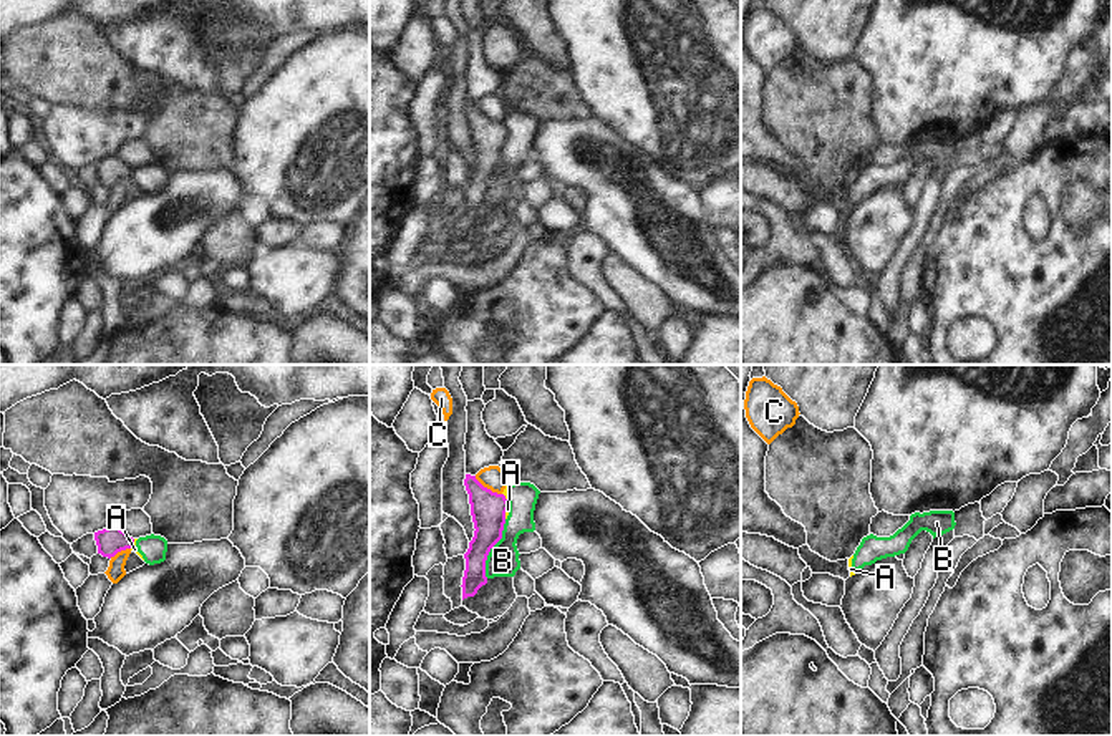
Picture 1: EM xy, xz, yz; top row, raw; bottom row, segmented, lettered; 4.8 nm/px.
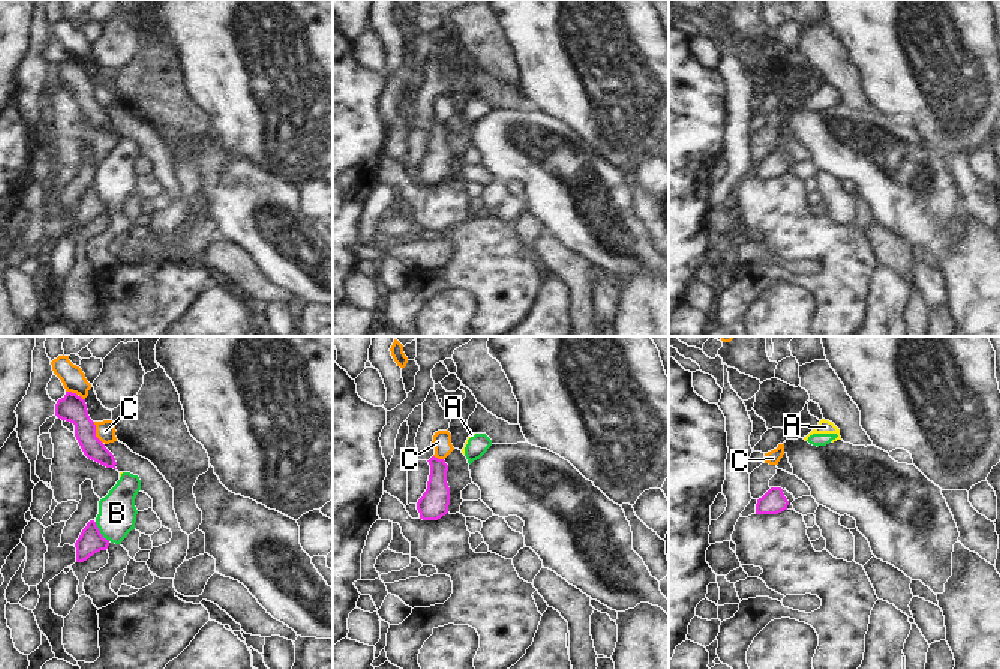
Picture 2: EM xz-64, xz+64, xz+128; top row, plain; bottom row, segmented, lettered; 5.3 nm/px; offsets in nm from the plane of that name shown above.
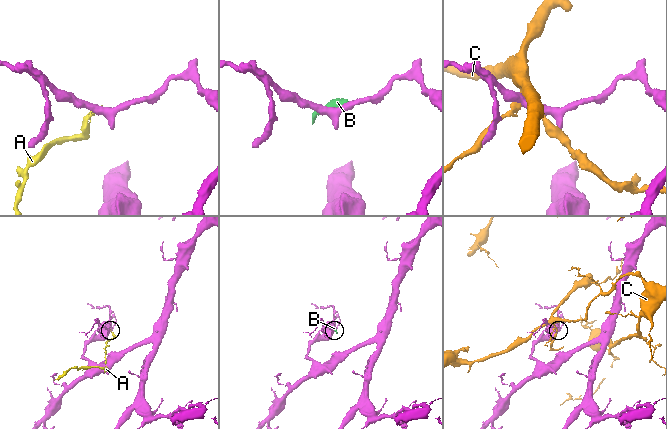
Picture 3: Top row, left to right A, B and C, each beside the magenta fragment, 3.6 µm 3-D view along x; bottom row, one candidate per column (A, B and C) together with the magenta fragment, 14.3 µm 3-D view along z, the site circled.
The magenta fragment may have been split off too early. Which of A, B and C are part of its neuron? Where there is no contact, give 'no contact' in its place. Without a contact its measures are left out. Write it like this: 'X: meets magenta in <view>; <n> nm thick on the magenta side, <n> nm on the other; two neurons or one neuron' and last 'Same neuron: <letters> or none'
A: meets magenta in xz; 170 nm thick on the magenta side, 20 nm on the other; two neurons
B: meets magenta in xz; 170 nm thick on the magenta side, 160 nm on the other; two neurons
C: meets magenta in xz; 170 nm thick on the magenta side, 120 nm on the other; two neurons
Same neuron: none

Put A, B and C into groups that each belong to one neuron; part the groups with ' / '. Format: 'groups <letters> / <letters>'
groups A B / C

